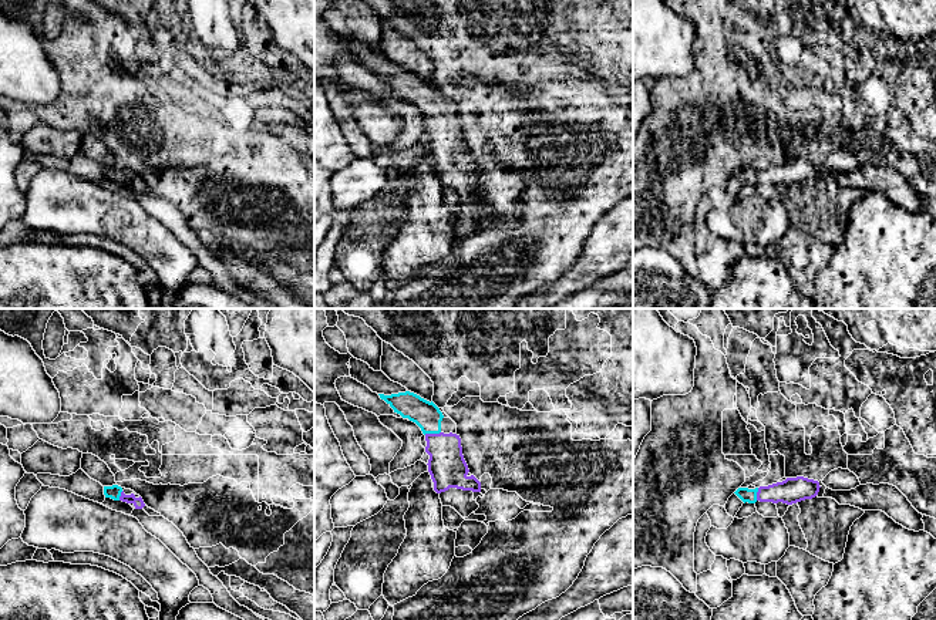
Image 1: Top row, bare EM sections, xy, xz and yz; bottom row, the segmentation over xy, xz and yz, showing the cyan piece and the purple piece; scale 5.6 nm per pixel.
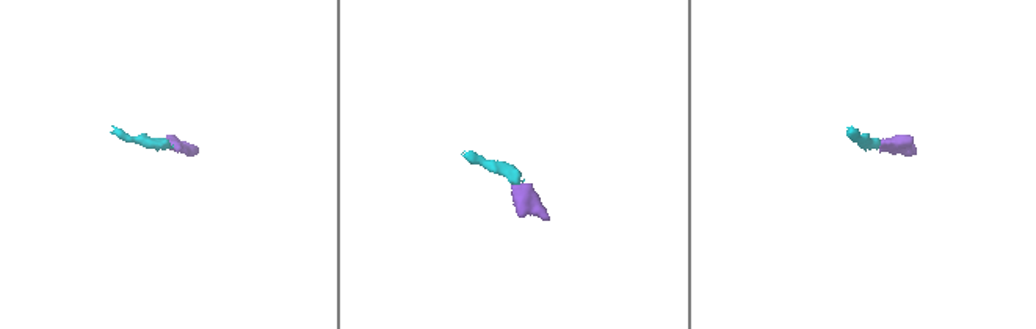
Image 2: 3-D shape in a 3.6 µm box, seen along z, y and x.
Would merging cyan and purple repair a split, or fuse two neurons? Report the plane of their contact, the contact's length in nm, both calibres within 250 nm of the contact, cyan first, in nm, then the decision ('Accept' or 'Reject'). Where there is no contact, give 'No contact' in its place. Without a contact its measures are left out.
Touches cyan in xz. Shared border 100 nm. Thickness 160 nm (cyan) against 220 nm. Accept

